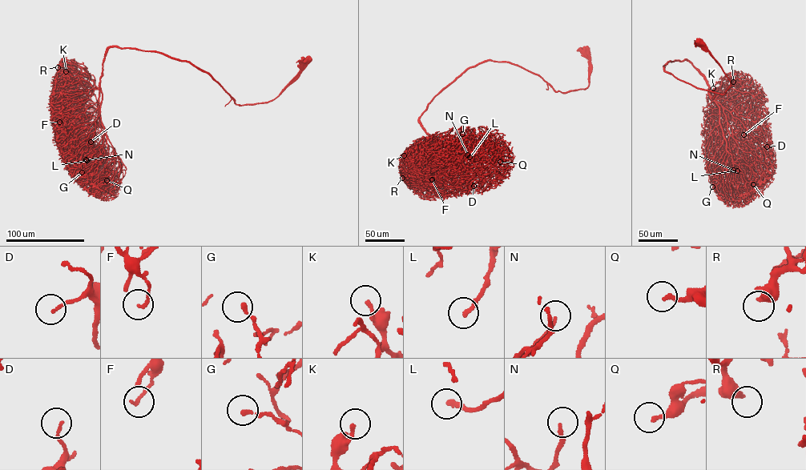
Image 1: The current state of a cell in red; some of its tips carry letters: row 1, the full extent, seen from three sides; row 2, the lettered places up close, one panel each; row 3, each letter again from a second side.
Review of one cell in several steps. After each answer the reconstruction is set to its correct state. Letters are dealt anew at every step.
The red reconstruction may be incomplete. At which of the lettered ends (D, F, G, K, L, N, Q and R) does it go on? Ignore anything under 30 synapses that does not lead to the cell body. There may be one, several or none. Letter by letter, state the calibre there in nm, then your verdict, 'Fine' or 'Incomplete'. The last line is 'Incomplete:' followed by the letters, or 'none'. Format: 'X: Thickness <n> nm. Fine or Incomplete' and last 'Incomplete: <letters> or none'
D: Thickness 130 nm. Fine
F: Thickness 150 nm. Fine
G: Thickness 200 nm. Fine
K: Thickness 170 nm. Fine
L: Thickness 240 nm. Incomplete
N: Thickness 160 nm. Incomplete
Q: Thickness 200 nm. Fine
R: Thickness 440 nm. Fine
Incomplete: L, N

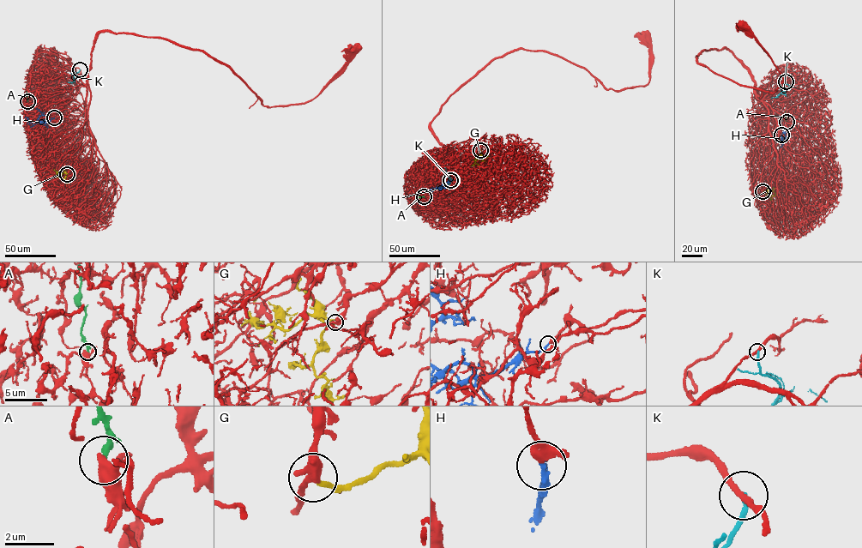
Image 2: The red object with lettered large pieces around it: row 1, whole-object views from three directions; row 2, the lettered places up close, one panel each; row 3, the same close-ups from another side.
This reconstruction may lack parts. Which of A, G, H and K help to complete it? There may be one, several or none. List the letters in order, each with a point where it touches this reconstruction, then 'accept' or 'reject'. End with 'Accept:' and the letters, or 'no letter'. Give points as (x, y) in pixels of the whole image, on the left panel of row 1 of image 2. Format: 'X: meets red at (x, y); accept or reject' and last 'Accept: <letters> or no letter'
A: meets red at (27, 101); reject
G: meets red at (67, 174); reject
H: meets red at (54, 117); accept
K: meets red at (80, 69); reject
Accept: H

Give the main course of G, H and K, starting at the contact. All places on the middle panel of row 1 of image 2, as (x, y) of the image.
G: (480, 150), (473, 165), (470, 165)
H: (451, 180), (427, 192)
K: (450, 180), (449, 183), (445, 167)

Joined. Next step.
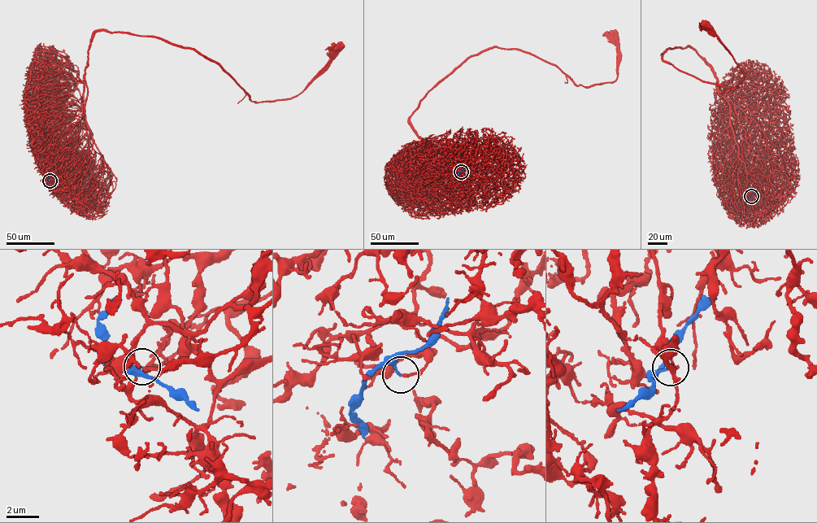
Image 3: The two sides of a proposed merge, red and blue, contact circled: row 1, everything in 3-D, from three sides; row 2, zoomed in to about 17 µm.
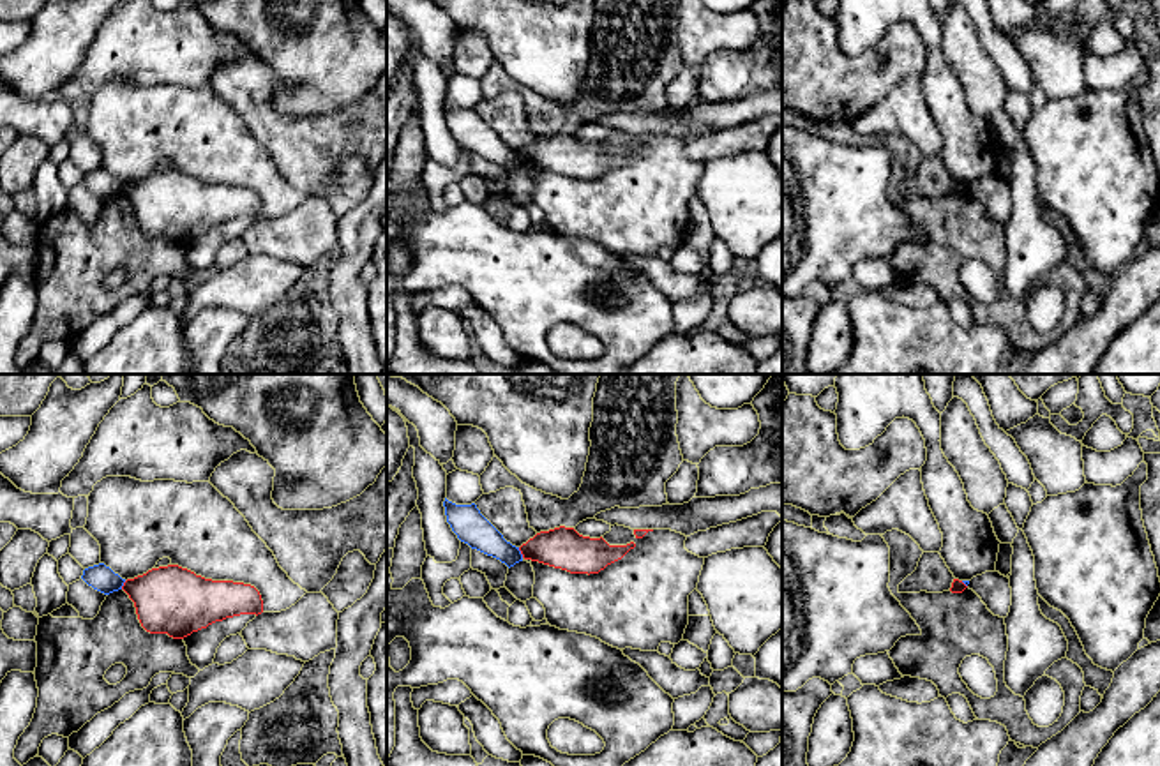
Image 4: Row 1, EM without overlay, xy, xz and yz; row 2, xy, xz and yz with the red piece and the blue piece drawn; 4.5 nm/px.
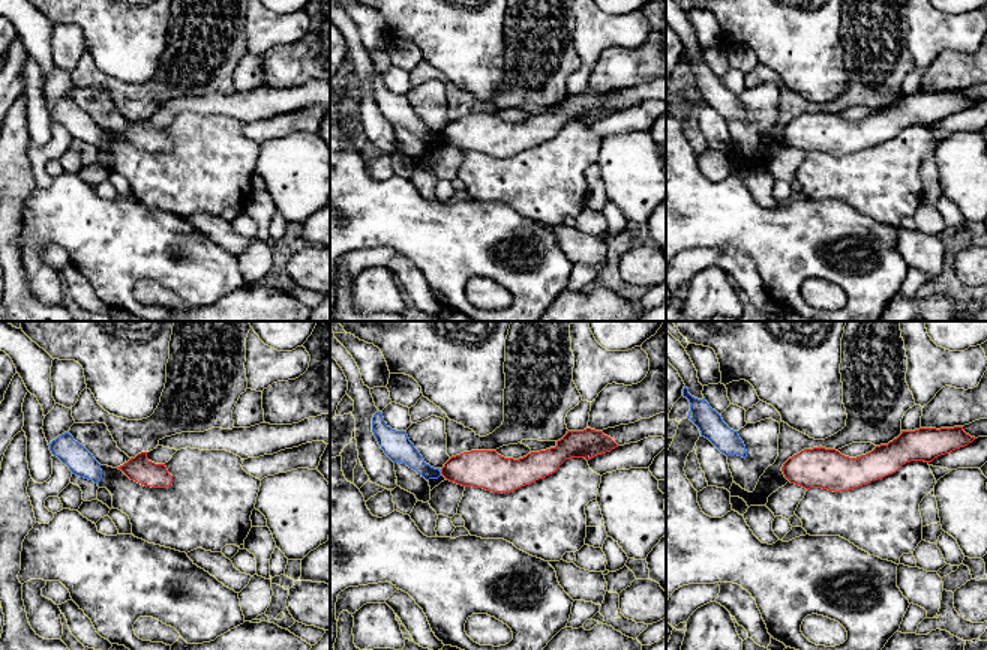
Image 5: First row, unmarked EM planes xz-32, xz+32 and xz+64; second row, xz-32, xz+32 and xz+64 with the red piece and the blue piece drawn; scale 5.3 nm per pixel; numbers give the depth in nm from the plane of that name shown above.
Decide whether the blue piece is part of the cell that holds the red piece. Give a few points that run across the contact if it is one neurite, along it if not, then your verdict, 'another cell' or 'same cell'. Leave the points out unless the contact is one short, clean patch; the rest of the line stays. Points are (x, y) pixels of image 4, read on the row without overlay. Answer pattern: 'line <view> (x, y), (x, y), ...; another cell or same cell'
line xz (518, 152), (523, 161); another cell

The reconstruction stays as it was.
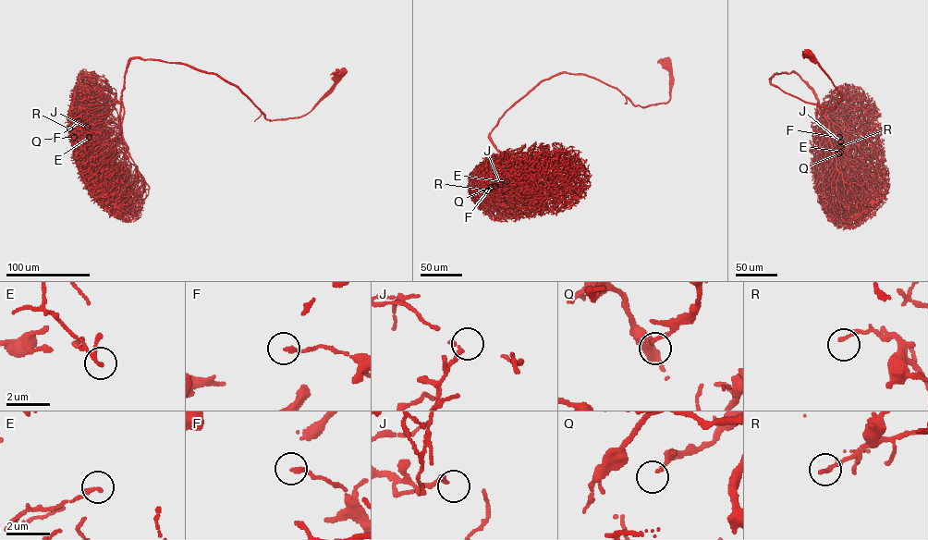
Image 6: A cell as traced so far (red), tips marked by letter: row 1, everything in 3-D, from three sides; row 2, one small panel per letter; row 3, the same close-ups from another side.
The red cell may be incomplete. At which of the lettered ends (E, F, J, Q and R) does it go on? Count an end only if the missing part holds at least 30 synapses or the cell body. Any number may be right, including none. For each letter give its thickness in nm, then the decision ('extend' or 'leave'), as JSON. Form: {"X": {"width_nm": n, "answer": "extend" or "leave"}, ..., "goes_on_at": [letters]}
{"E": {"width_nm": 140, "answer": "leave"}, "F": {"width_nm": 200, "answer": "leave"}, "J": {"width_nm": 220, "answer": "leave"}, "Q": {"width_nm": 100, "answer": "leave"}, "R": {"width_nm": 170, "answer": "leave"}, "goes_on_at": []}

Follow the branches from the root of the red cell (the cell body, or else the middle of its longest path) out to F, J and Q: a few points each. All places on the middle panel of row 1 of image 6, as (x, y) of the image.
F: (666, 62), (670, 98), (645, 106), (585, 75), (543, 79), (491, 132), (522, 168), (491, 187)
J: (666, 62), (670, 98), (645, 106), (585, 75), (543, 79), (490, 134), (522, 168), (500, 184)
Q: (666, 62), (670, 98), (645, 106), (585, 75), (561, 72), (543, 79), (490, 134), (522, 168), (494, 186)

